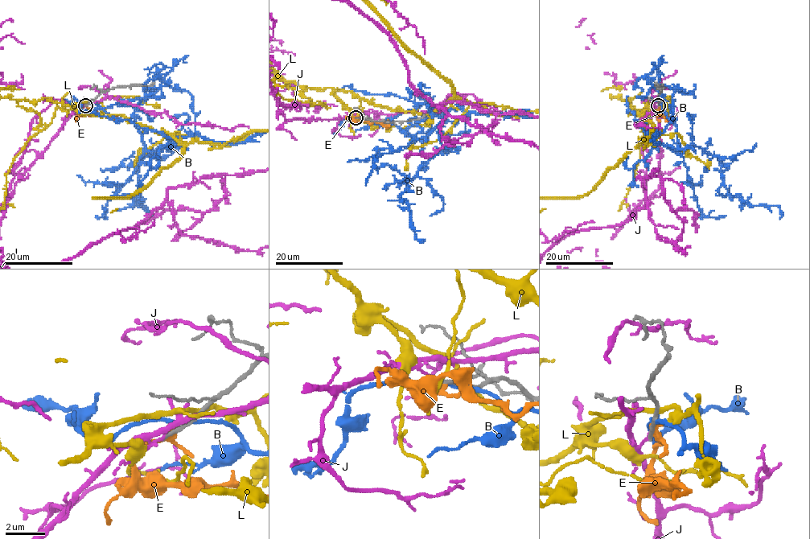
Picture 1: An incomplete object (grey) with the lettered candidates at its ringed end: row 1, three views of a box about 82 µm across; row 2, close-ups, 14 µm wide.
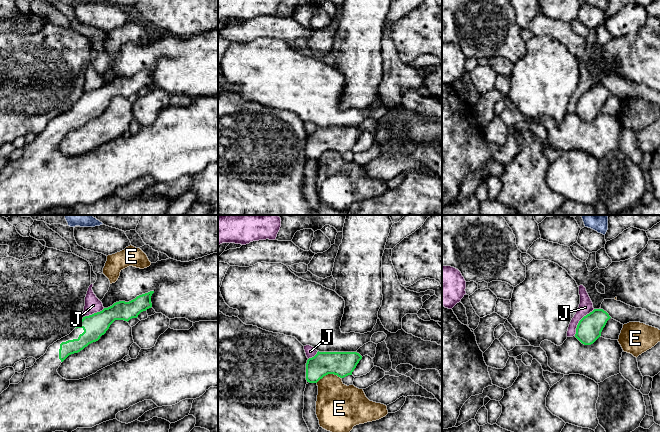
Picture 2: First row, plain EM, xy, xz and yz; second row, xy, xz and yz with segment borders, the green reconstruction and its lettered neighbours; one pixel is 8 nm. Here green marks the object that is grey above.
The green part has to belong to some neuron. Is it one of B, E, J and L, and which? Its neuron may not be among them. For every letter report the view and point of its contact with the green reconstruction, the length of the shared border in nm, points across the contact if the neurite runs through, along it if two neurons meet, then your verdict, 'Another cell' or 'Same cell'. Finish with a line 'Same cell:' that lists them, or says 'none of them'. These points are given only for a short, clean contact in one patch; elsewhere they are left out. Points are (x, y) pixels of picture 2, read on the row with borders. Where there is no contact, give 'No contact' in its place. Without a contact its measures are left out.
B: No contact. Another cell
E: Touches green at xz (328, 373). Shared border 200 nm. Another cell
J: Touches green at yz (579, 321). Shared border 280 nm. Another cell
L: No contact. Another cell
Same cell: none of them

